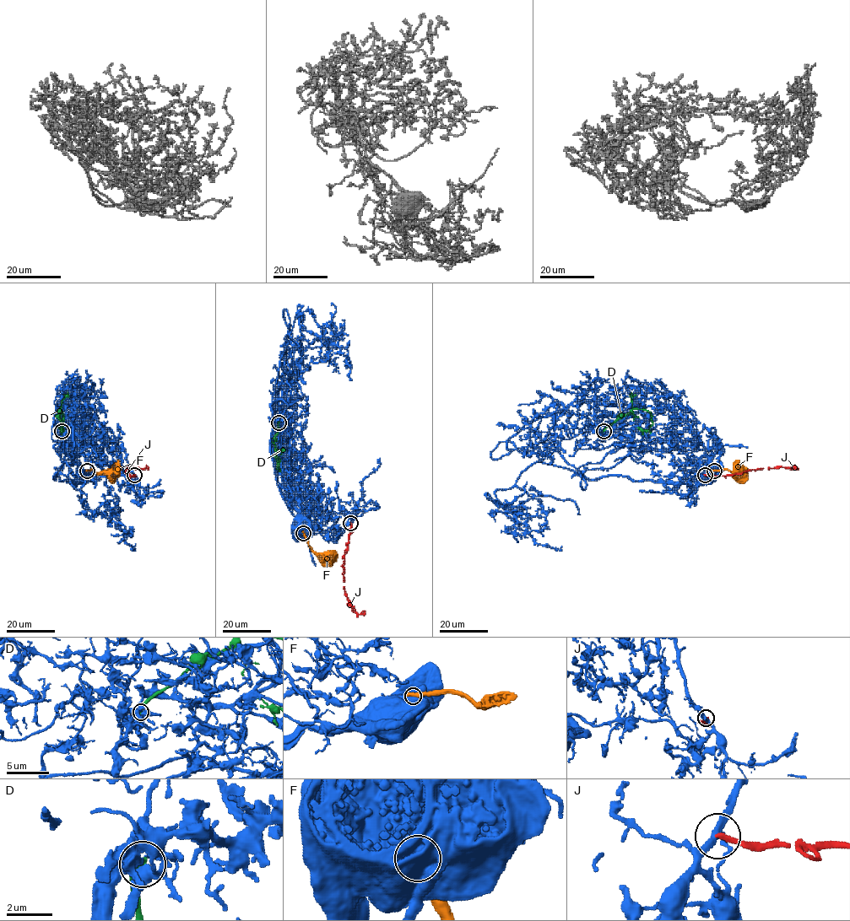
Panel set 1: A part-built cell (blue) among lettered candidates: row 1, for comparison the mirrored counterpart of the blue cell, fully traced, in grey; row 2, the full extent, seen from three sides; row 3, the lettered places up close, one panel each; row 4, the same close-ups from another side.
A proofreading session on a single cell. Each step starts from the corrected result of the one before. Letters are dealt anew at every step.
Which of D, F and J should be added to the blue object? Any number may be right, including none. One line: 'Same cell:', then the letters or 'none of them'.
Same cell: none of them

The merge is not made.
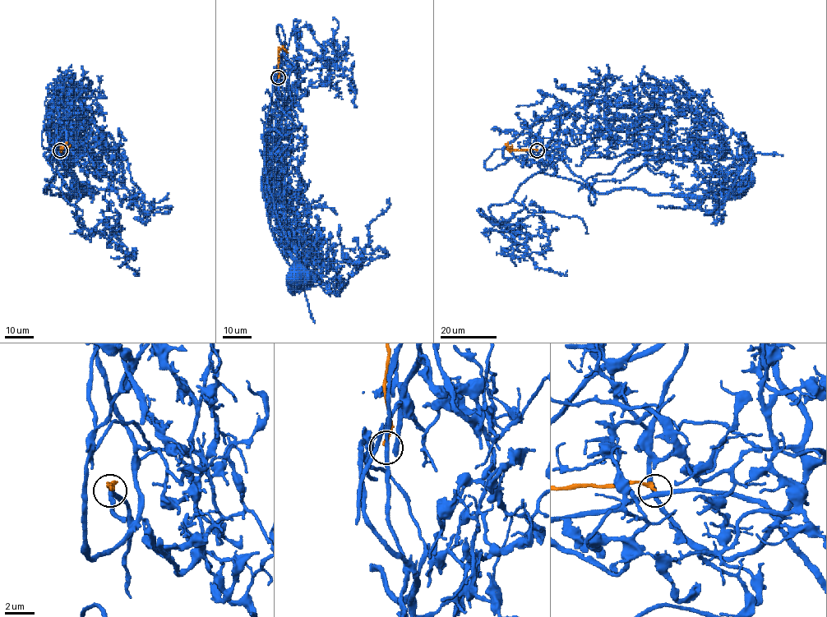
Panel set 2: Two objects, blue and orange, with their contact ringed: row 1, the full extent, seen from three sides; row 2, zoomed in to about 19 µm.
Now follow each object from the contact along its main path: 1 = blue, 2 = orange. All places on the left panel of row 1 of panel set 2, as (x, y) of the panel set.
1: (60, 150), (63, 169), (77, 181), (80, 198), (73, 204), (55, 187), (44, 191), (78, 195)
2: (60, 150), (64, 145), (68, 147), (70, 145)

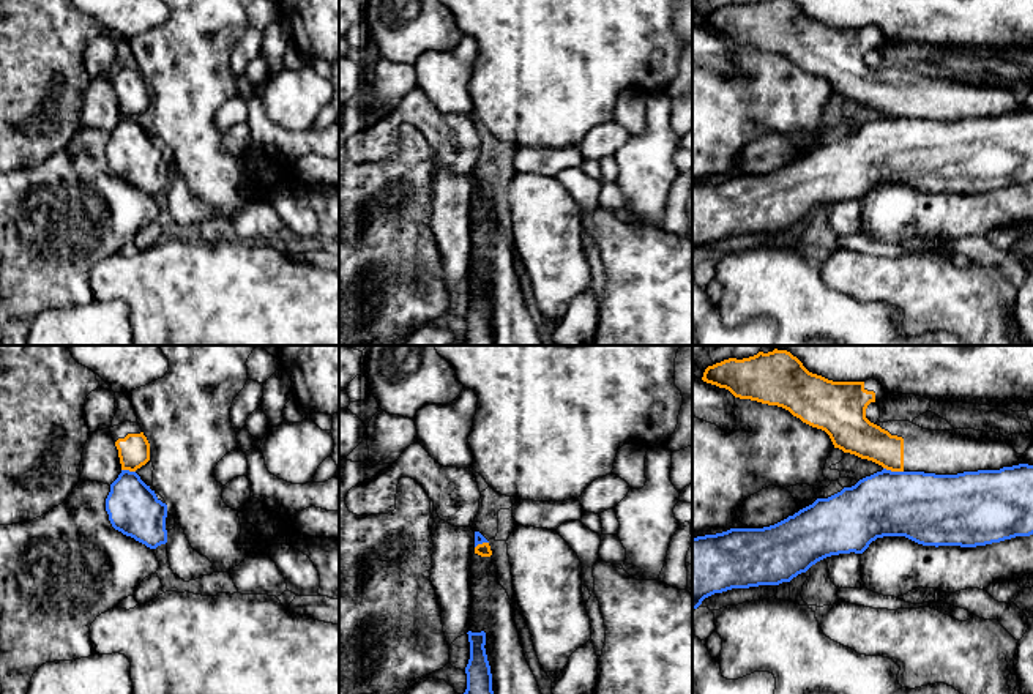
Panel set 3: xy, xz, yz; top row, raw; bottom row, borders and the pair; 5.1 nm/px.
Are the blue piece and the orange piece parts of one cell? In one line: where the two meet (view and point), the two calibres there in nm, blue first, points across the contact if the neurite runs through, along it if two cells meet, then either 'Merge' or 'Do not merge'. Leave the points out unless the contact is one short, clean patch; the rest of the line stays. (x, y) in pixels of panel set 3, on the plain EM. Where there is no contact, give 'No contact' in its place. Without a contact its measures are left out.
Touches blue at yz (893, 119). Thickness 360 nm (blue) against 190 nm. Do not merge

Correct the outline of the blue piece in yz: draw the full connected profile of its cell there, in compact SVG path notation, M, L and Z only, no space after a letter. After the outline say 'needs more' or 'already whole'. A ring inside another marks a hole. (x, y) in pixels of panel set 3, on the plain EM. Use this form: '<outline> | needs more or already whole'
M1019 110L1000 117L957 121L883 115L828 145L817 145L812 151L774 172L730 175L722 180L692 185L692 256L697 256L705 244L714 240L790 229L826 203L850 199L863 200L872 188L883 183L905 183L918 191L935 194L976 194L1030 181L1033 181L1033 112Z | already whole

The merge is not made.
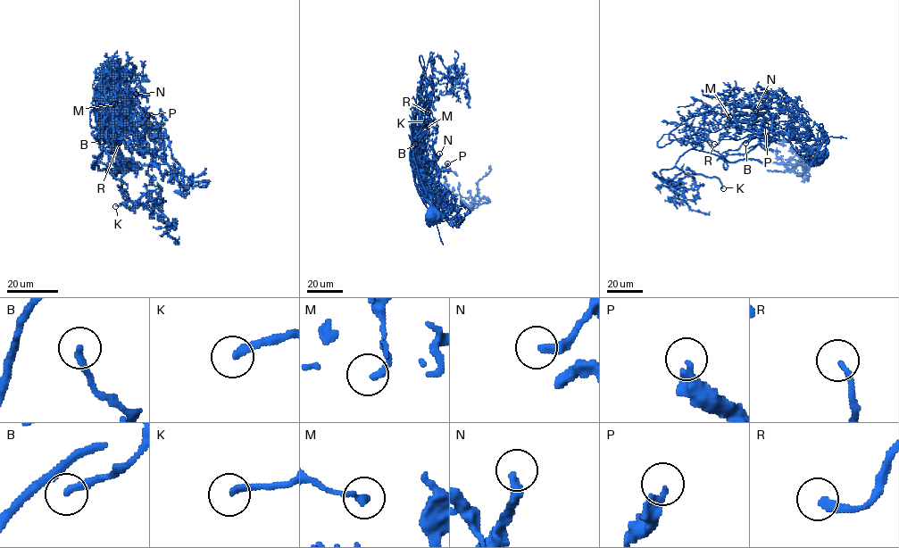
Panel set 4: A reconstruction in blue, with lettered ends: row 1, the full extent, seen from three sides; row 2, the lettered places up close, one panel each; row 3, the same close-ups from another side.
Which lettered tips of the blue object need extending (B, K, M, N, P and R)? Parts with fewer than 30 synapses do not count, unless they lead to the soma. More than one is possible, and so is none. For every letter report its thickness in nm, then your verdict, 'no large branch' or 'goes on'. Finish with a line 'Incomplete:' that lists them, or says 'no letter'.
B: 240 nm thick; no large branch
K: 240 nm thick; goes on
M: 220 nm thick; no large branch
N: 340 nm thick; no large branch
P: 240 nm thick; no large branch
R: 220 nm thick; no large branch
Incomplete: K

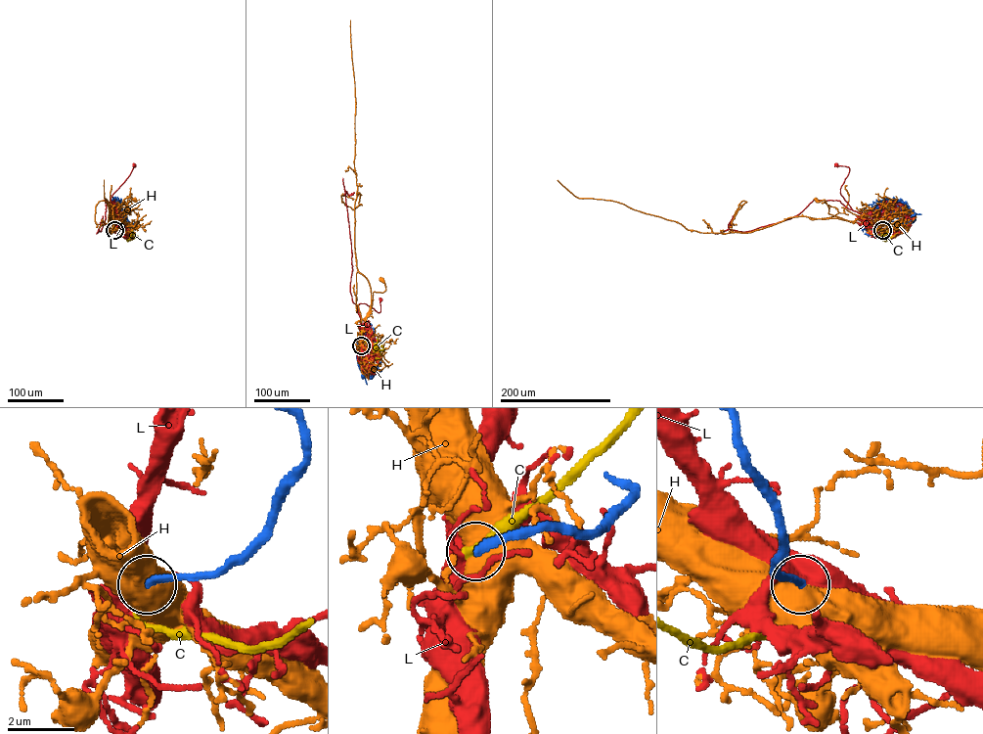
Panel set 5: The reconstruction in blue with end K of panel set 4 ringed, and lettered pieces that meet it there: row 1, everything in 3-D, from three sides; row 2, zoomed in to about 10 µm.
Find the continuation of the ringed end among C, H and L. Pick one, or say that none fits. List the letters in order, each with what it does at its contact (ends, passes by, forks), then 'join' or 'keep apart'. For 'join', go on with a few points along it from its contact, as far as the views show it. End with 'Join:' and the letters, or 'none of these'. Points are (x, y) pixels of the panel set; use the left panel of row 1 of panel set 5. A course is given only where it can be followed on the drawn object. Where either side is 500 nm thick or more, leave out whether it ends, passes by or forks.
C: it ends there; join; it runs (114, 230), (119, 229), (118, 234), (128, 241), (137, 237), (134, 234)
H: keep apart
L: it passes by; keep apart
Join: C

